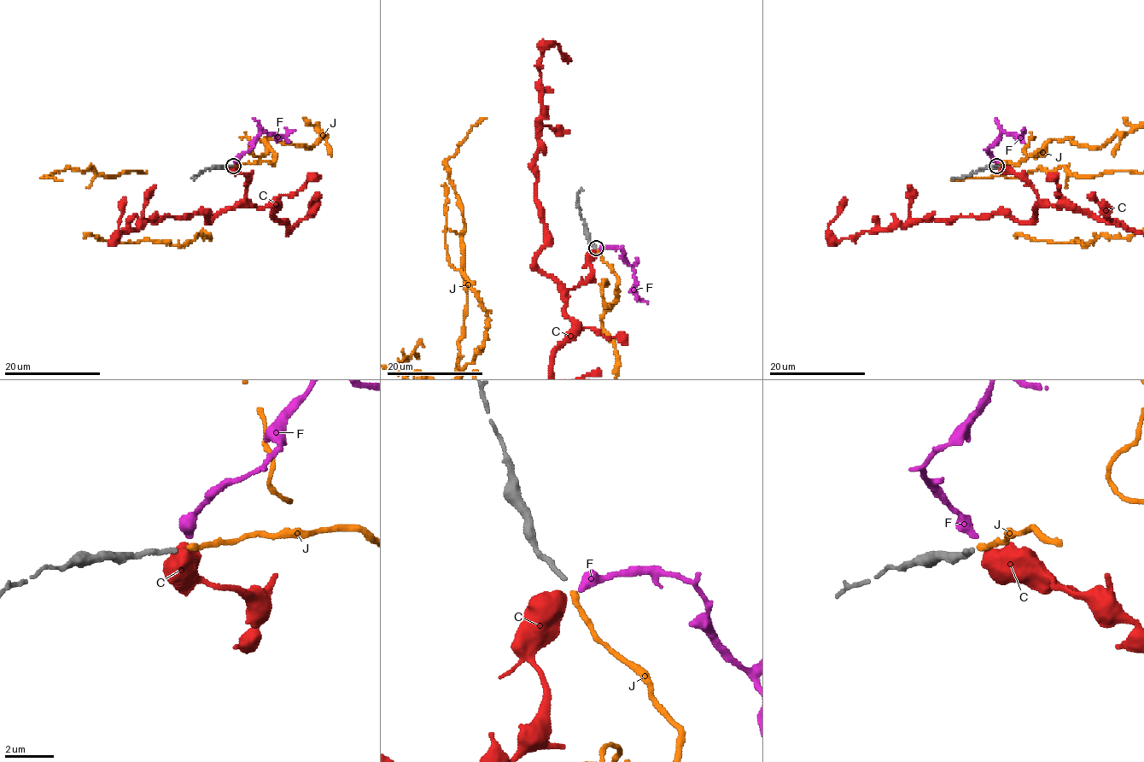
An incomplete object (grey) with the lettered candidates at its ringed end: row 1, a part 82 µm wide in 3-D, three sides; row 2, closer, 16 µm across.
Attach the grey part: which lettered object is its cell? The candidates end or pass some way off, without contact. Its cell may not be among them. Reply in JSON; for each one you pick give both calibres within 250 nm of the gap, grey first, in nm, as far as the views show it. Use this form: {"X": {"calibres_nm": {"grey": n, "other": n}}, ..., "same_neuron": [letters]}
{"J": {"calibres_nm": {"grey": 190, "other": 240}}, "same_neuron": ["J"]}

